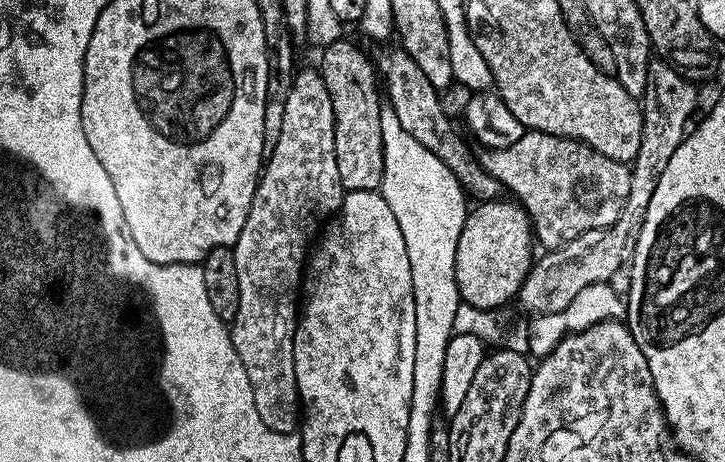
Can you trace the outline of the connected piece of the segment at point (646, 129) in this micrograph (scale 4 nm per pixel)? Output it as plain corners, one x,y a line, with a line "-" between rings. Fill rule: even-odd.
653,58
648,63
648,85
642,97
642,146
630,165
630,194
626,194
626,206
622,206
622,214
610,227
586,230
586,234
574,238
569,244
545,251
544,257
533,263
518,297
518,304
526,311
543,314
566,310
566,306
574,302
578,290
586,290
591,284
609,283
613,279
611,276
631,261
658,178
662,178
666,162
670,162
674,150
678,150
689,131
688,119
696,108
696,88
693,81
676,71
668,61

